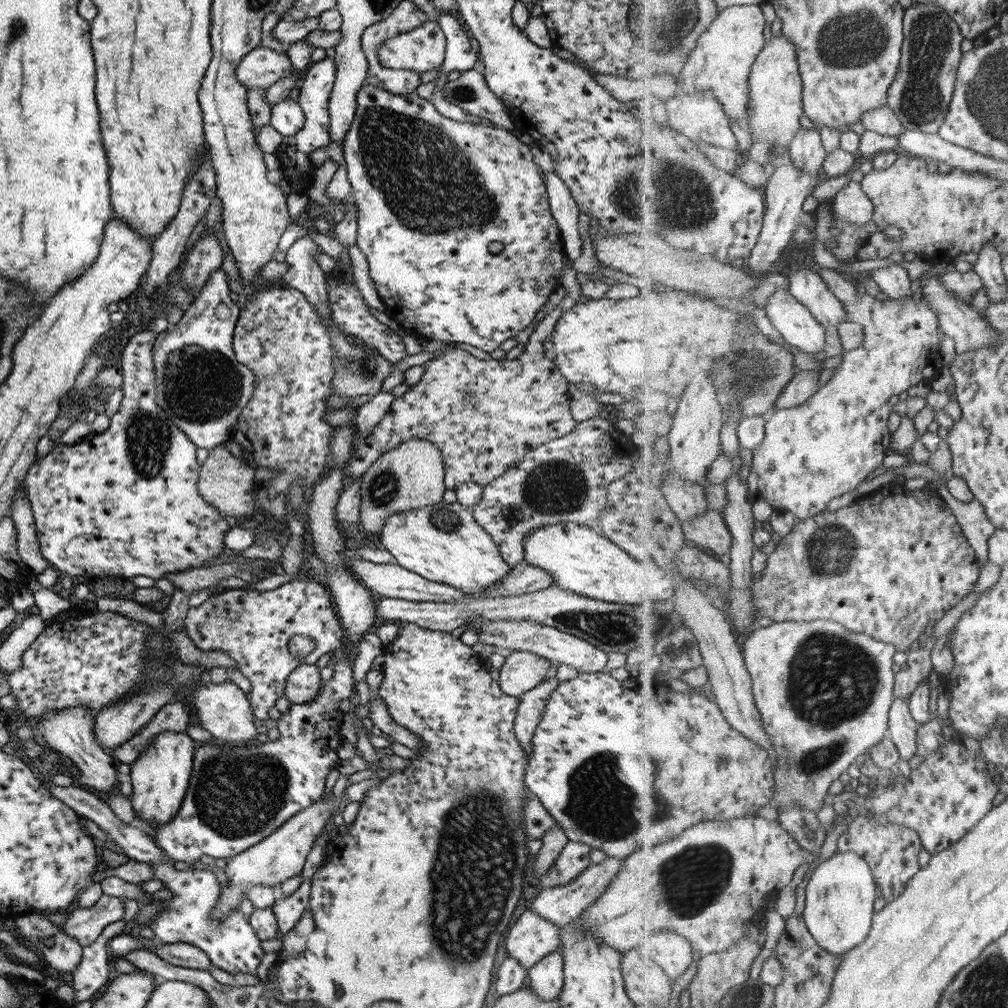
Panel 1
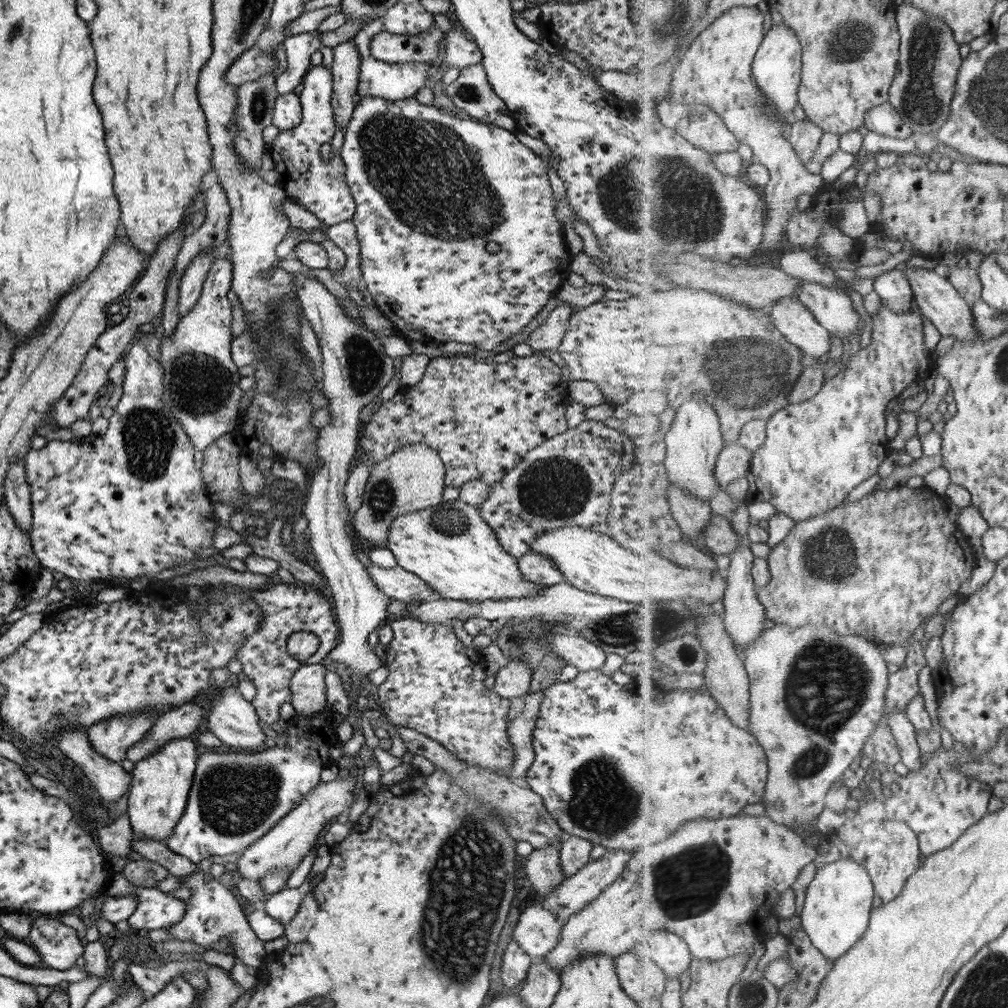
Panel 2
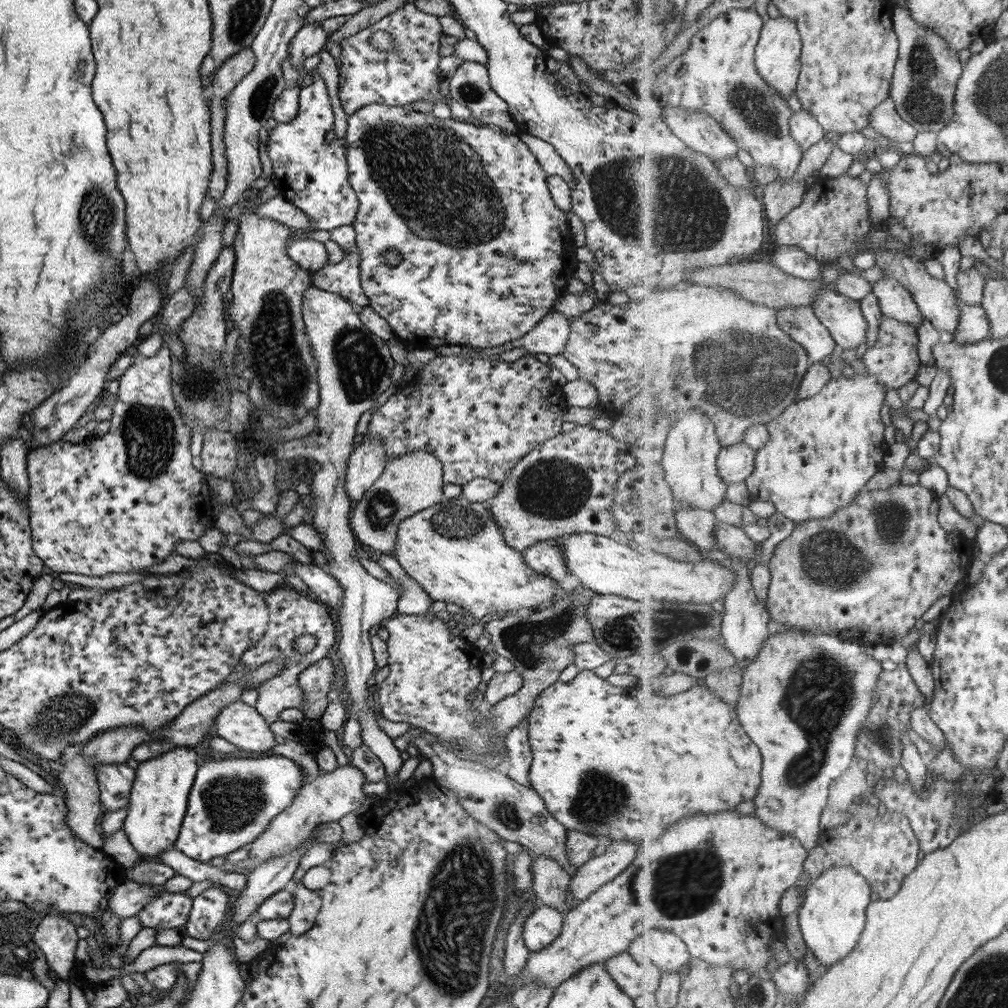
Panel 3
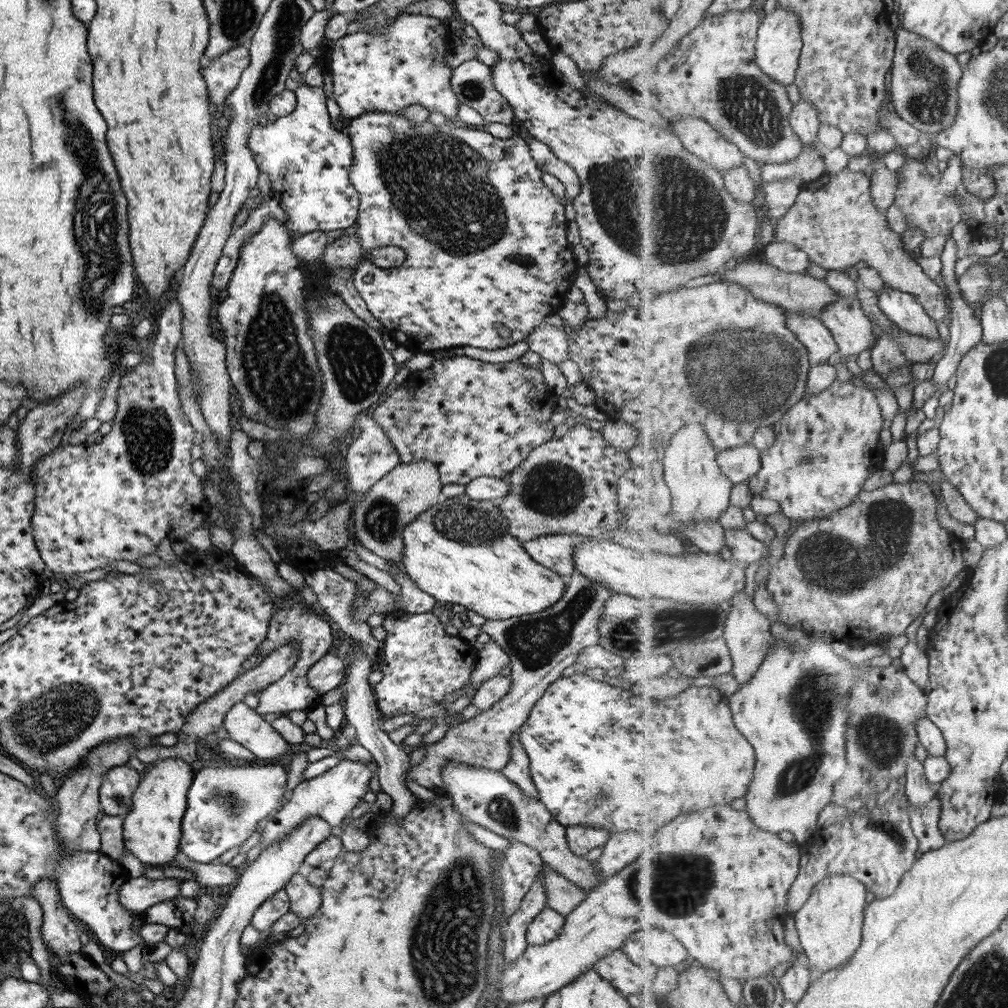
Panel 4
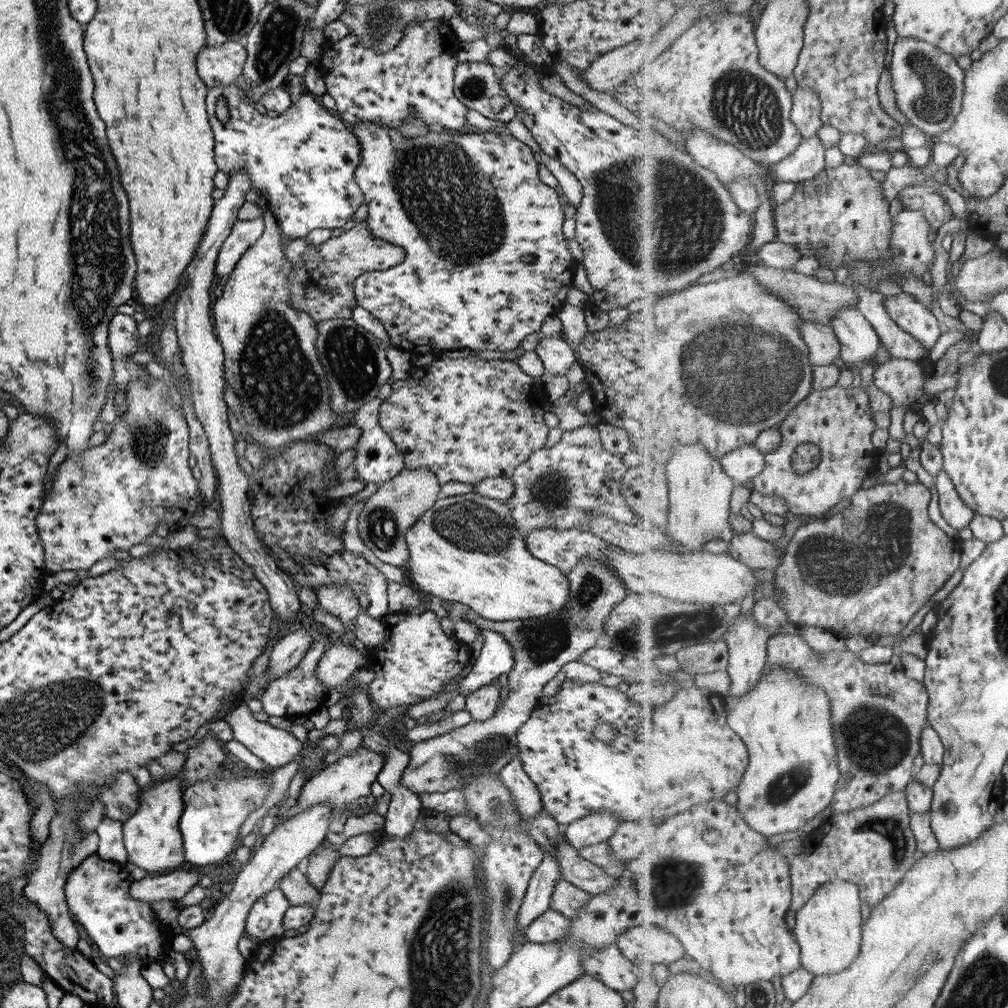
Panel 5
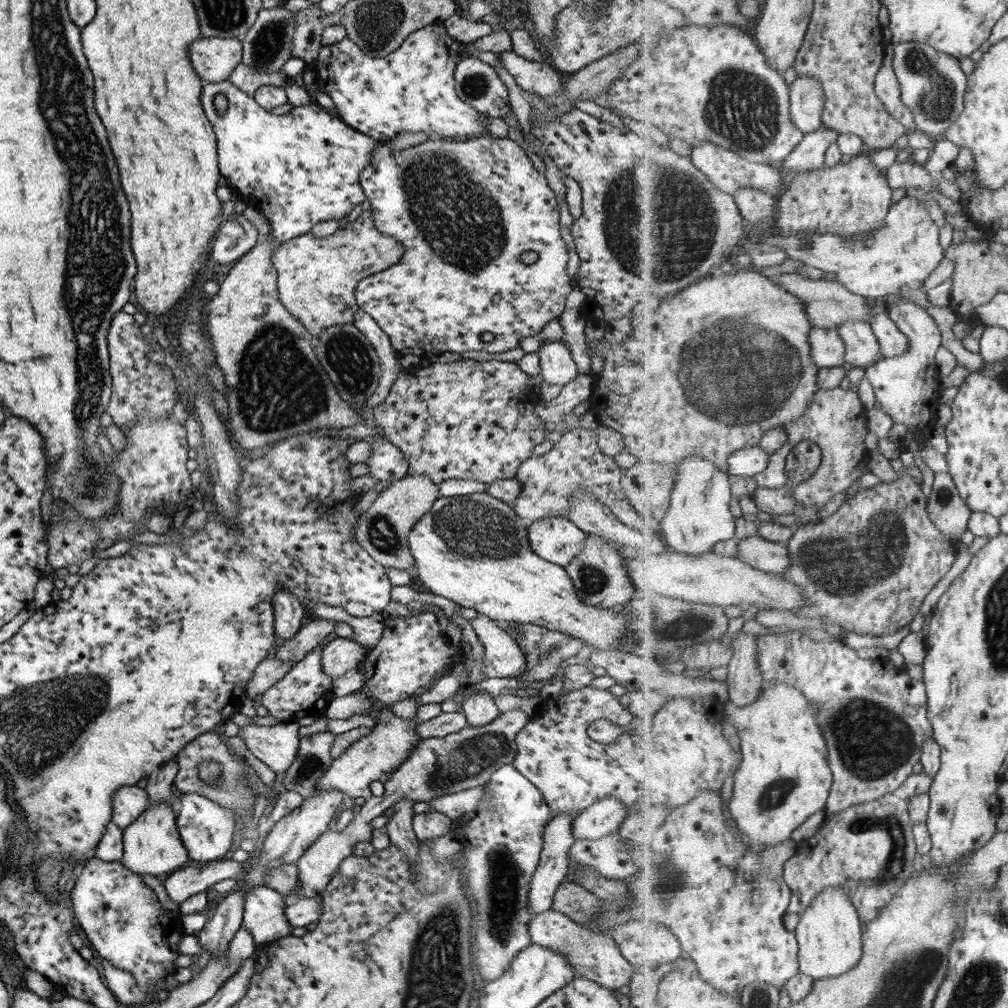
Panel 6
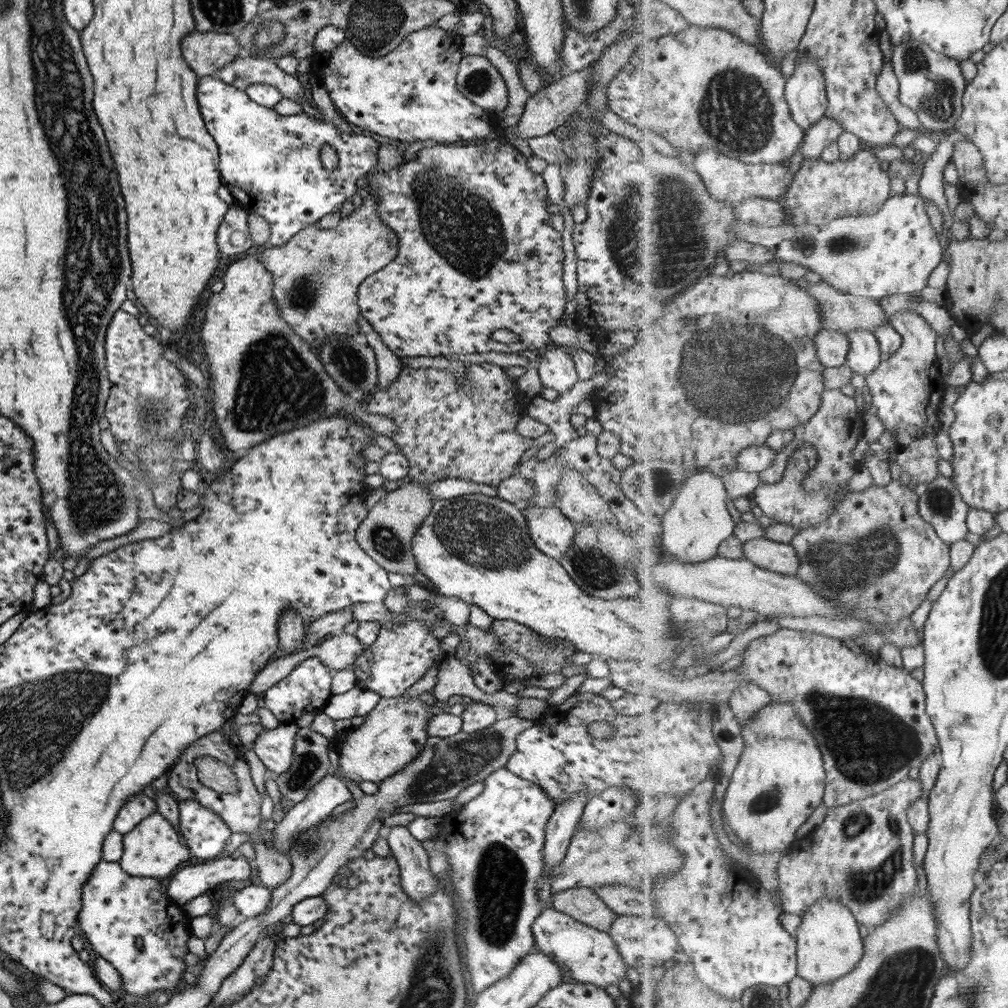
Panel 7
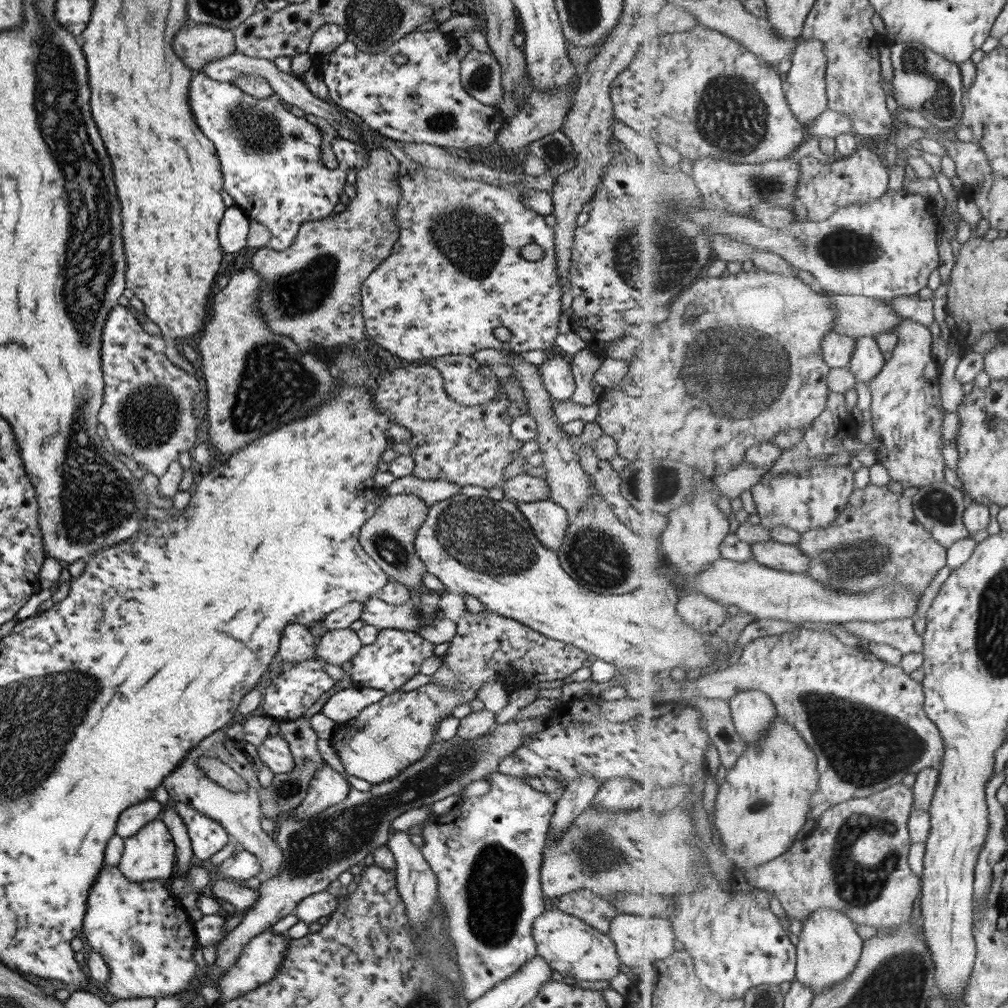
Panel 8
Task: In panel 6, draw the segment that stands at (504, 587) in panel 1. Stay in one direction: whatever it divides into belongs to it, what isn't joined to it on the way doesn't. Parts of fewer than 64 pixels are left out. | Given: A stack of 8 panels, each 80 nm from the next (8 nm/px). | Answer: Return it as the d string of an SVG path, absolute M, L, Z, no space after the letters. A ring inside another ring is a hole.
M548 516L532 522L526 528L526 534L530 548L537 556L561 567L581 552L588 536L561 516Z

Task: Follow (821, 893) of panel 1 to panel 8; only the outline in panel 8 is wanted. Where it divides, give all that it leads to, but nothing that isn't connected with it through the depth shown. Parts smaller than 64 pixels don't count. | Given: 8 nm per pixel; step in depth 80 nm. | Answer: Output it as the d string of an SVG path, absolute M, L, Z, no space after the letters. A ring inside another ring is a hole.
M821 907L803 922L798 936L798 963L796 979L812 988L815 994L824 991L827 987L836 986L844 982L853 971L862 957L864 941L857 930L856 923L842 910Z

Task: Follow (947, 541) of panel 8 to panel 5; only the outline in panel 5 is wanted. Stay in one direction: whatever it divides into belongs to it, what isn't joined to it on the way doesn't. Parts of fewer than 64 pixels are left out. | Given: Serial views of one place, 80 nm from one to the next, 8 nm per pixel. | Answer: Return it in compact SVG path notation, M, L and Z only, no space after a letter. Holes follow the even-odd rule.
M941 471L935 477L935 485L939 496L939 510L944 520L957 531L970 526L976 512L961 498L949 474Z

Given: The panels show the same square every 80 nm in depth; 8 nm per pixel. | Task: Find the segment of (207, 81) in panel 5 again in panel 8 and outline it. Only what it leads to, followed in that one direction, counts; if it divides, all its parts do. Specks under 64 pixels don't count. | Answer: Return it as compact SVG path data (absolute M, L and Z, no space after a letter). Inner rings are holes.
M186 22L175 34L171 48L193 73L199 73L206 62L235 53L234 34L212 24Z

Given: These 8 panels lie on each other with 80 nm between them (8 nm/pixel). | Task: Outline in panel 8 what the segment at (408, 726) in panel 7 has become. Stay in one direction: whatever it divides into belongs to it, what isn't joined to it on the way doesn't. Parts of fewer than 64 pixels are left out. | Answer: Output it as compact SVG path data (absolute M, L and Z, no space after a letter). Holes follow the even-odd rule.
M486 609L482 610L480 614L470 613L466 610L462 612L462 617L455 623L455 634L449 640L451 641L449 648L441 658L442 665L447 665L456 674L458 682L450 688L444 688L442 684L430 680L427 684L414 688L409 692L397 691L393 694L387 694L381 700L360 710L349 721L335 724L330 744L345 773L376 786L380 782L392 779L405 768L409 768L411 764L421 760L429 747L435 742L436 724L441 719L451 715L451 710L455 708L455 705L465 704L465 702L467 703L475 698L481 683L496 682L505 690L517 690L515 689L517 685L527 687L531 682L562 679L588 663L587 655L573 645L551 640L520 622L493 614Z

